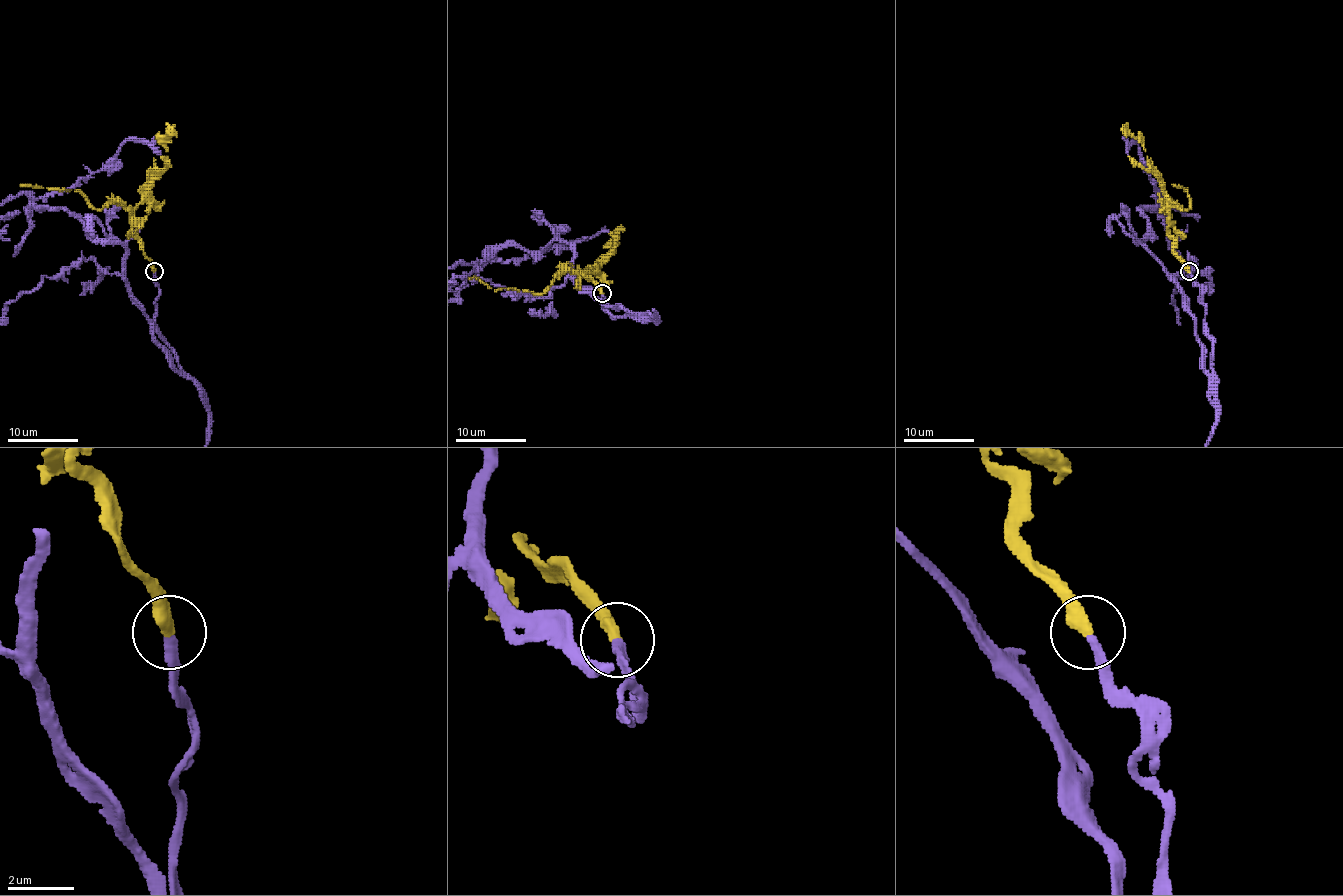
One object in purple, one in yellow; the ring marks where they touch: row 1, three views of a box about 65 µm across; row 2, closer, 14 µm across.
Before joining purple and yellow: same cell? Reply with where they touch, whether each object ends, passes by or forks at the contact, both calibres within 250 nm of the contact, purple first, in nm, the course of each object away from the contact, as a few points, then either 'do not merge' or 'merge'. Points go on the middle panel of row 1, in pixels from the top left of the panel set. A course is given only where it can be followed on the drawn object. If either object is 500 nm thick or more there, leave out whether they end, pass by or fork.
place (602, 293); purple ends; yellow ends; calibres 320 and 420 nm; course purple (601, 293), (612, 316), (628, 312), (580, 286), (573, 249), (551, 240); course yellow (601, 293), (584, 272), (568, 270), (556, 277), (542, 293), (494, 290), (473, 277), (468, 279); merge

